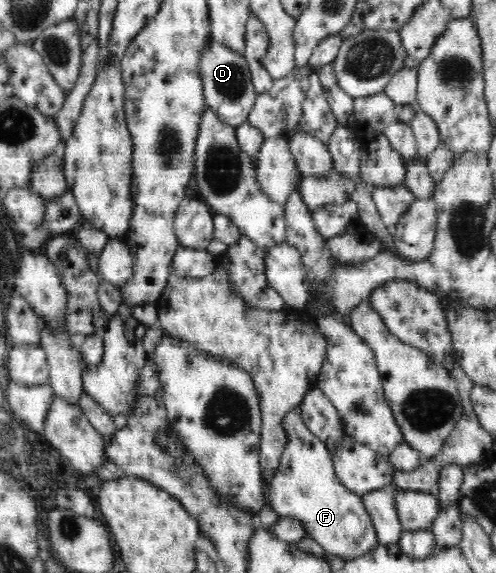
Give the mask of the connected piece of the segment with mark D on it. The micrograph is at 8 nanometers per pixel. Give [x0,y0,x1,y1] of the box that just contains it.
[198,41,259,127]

